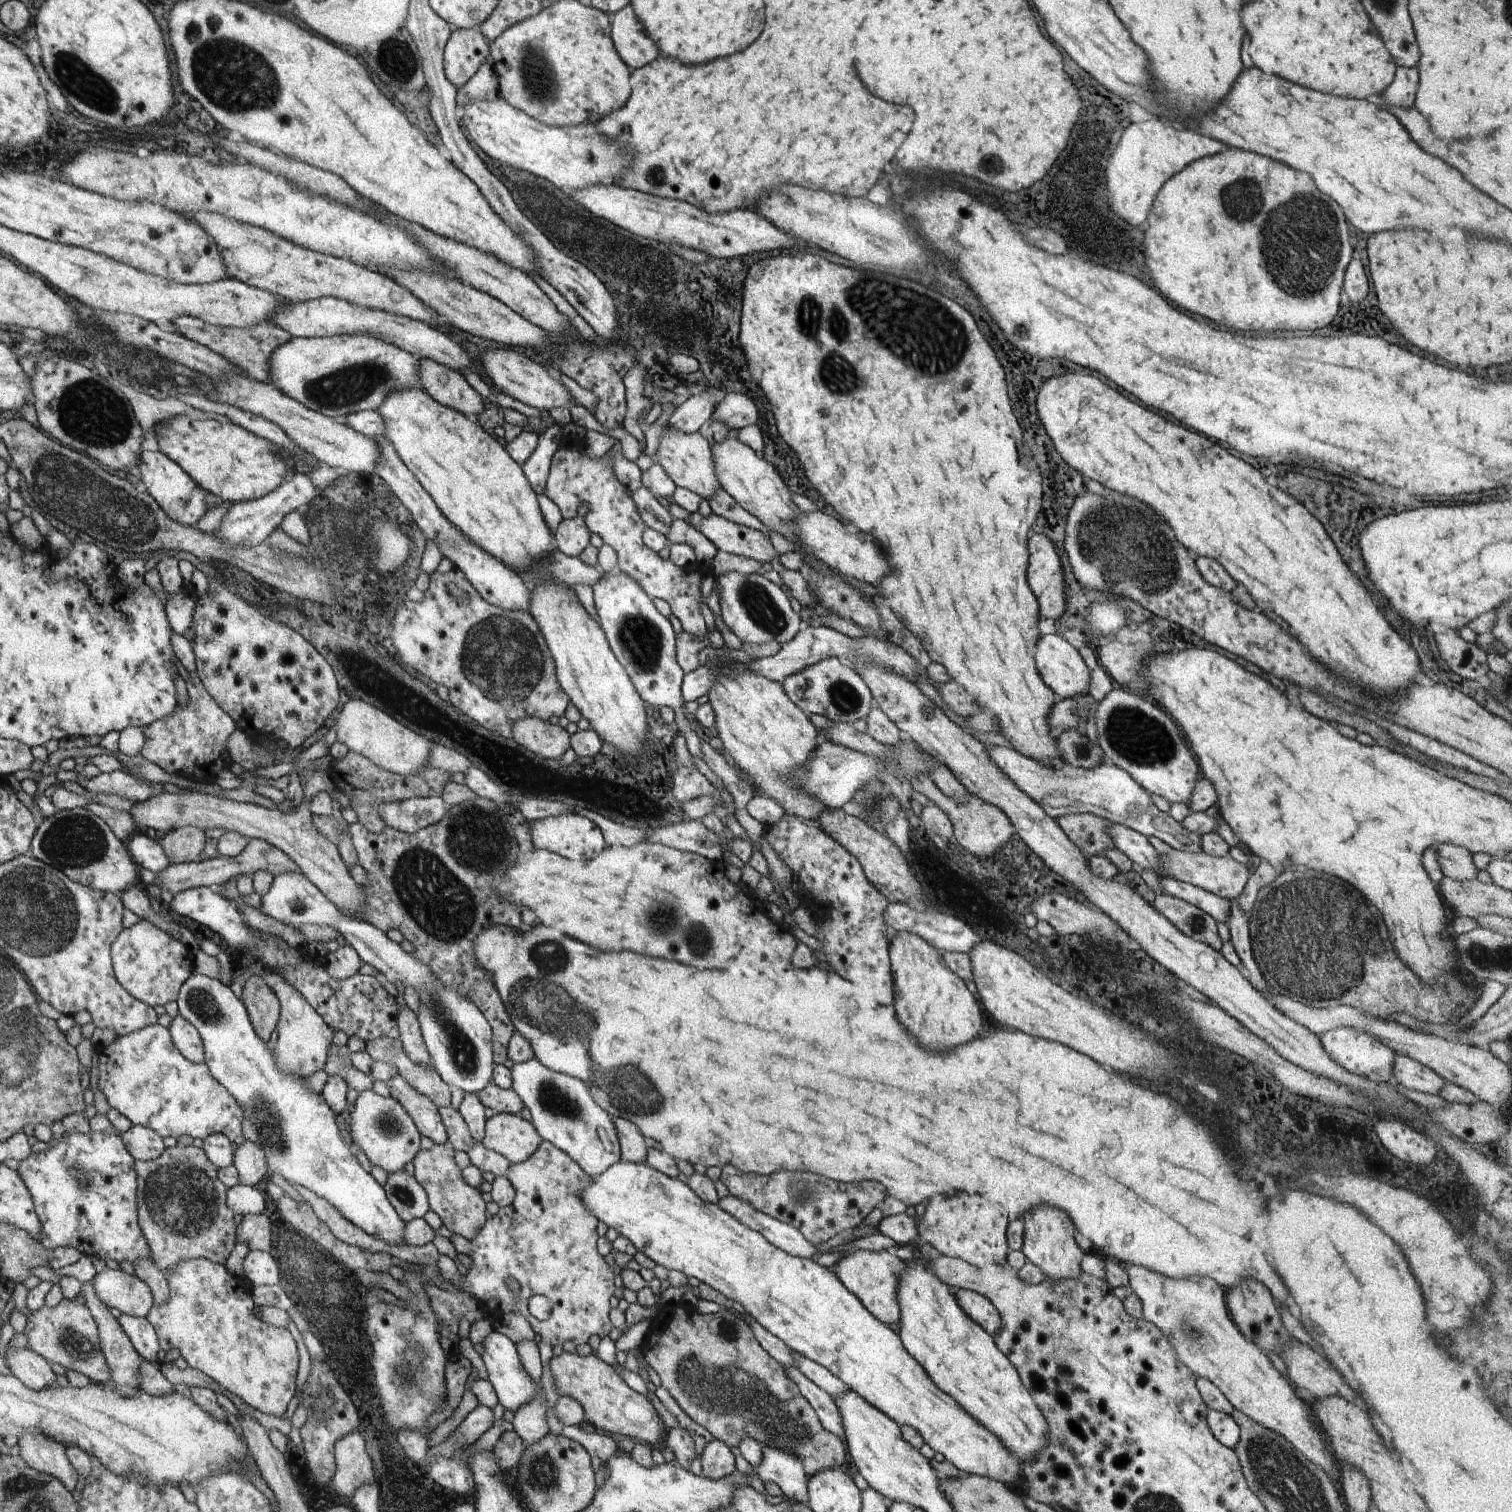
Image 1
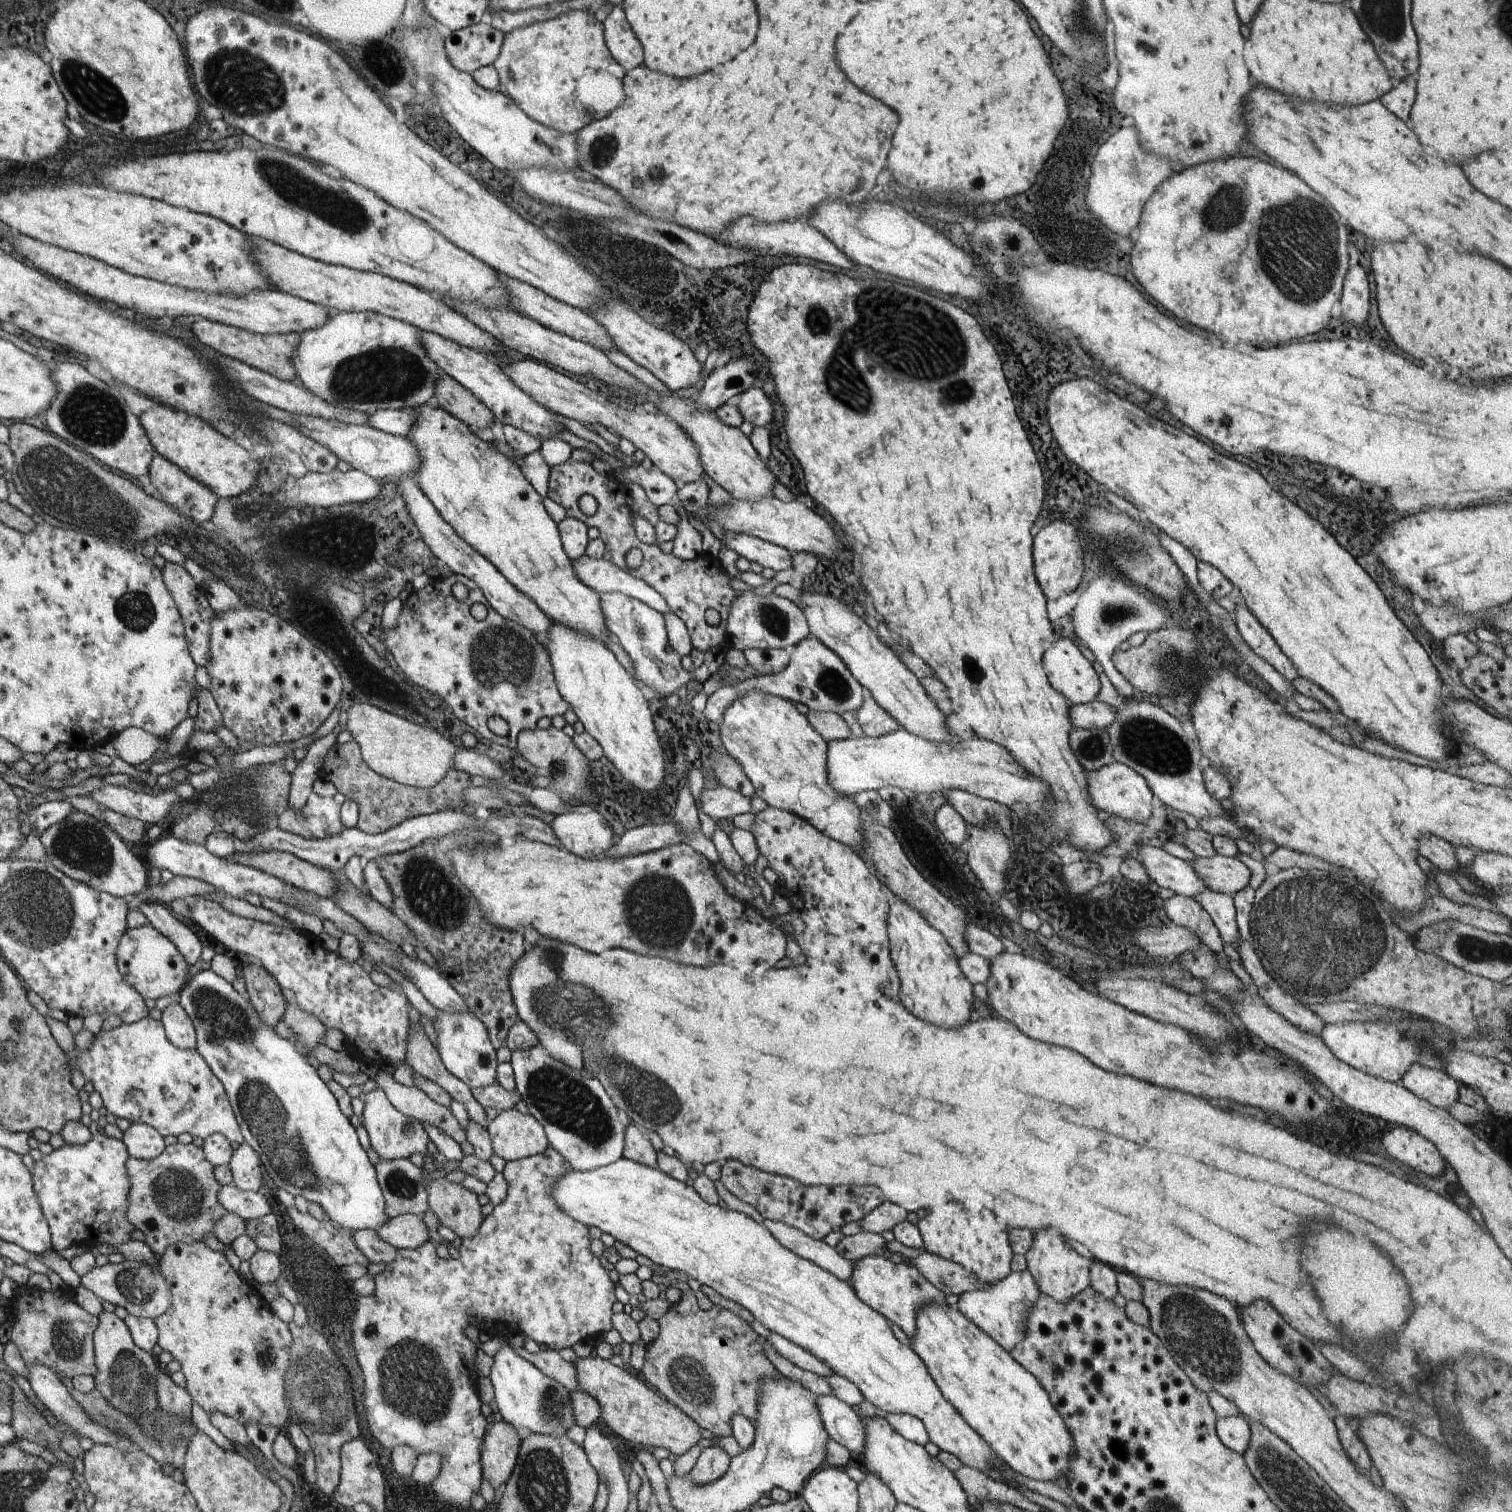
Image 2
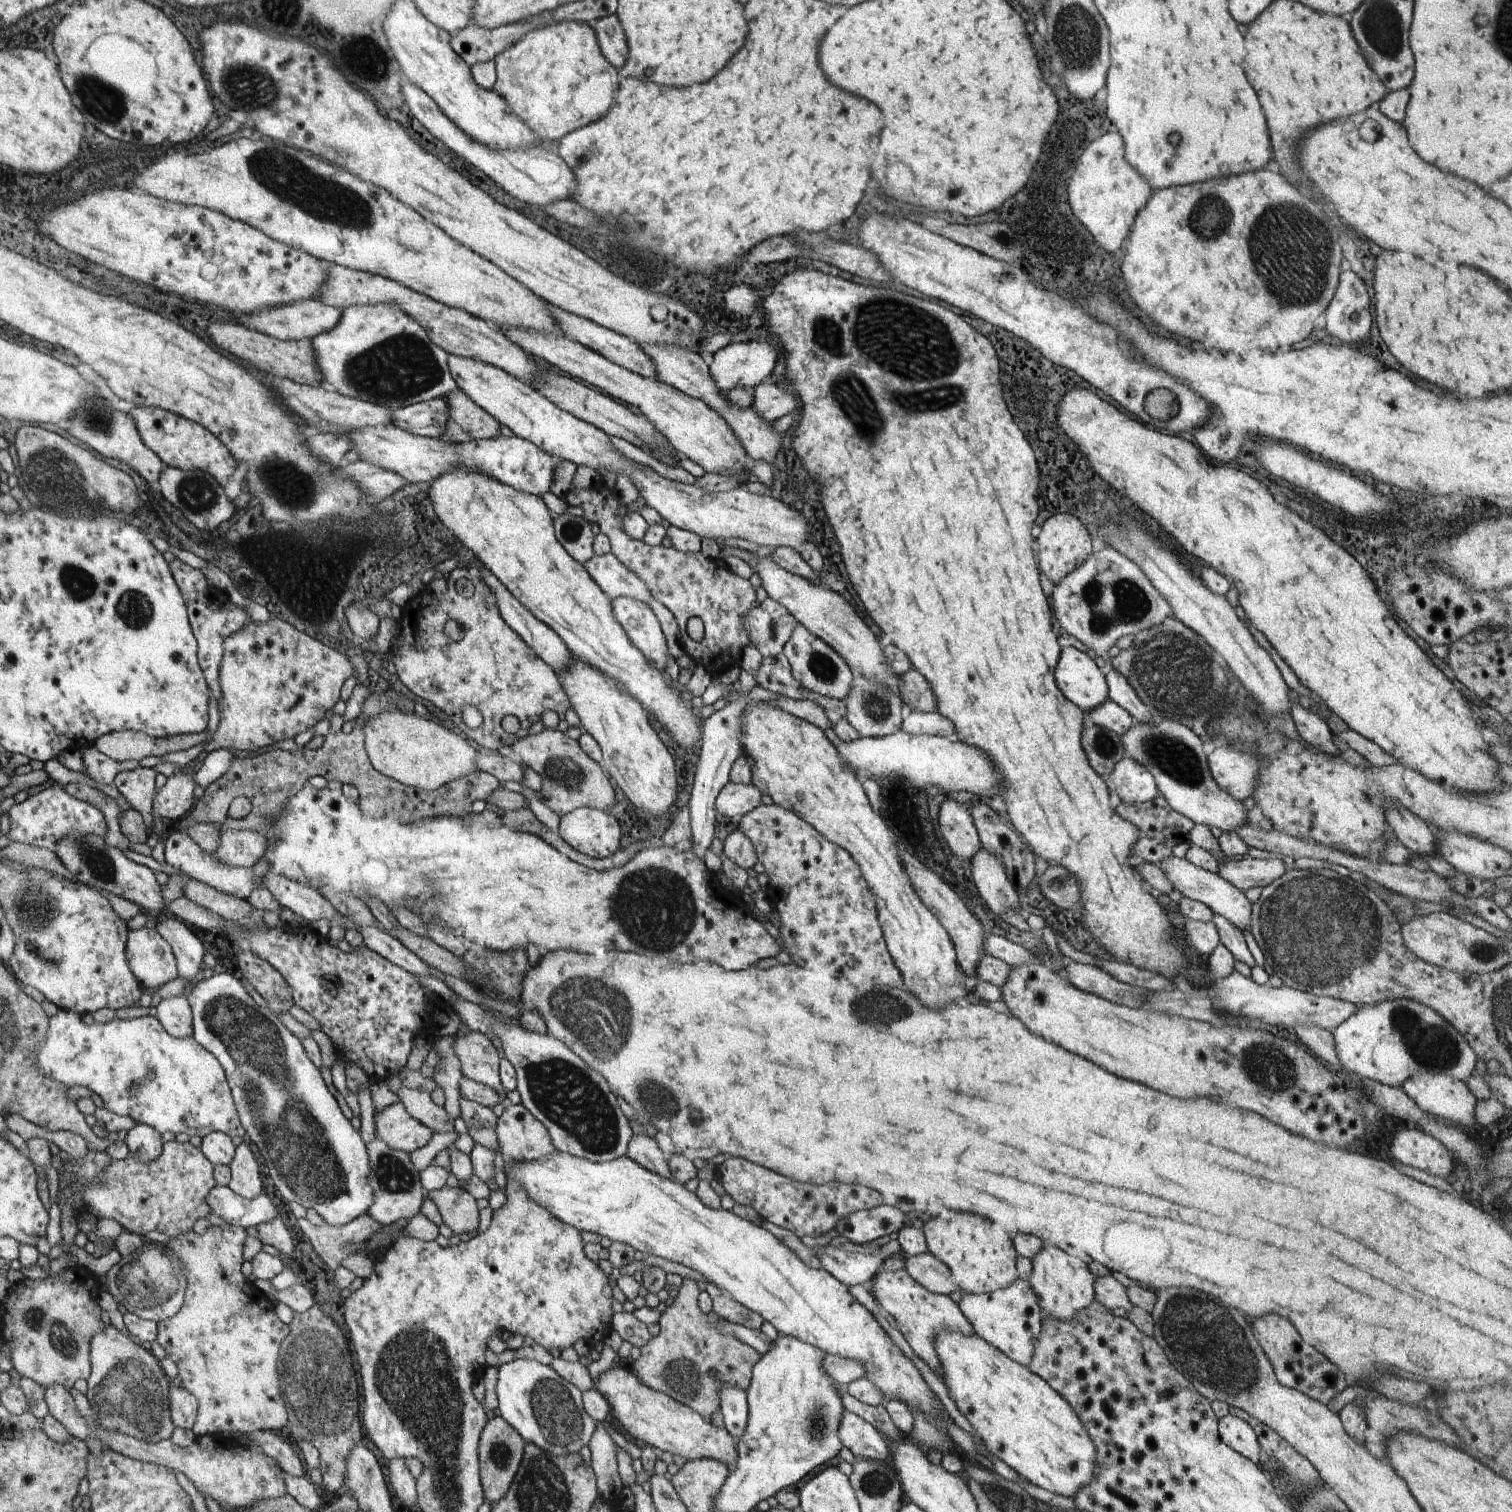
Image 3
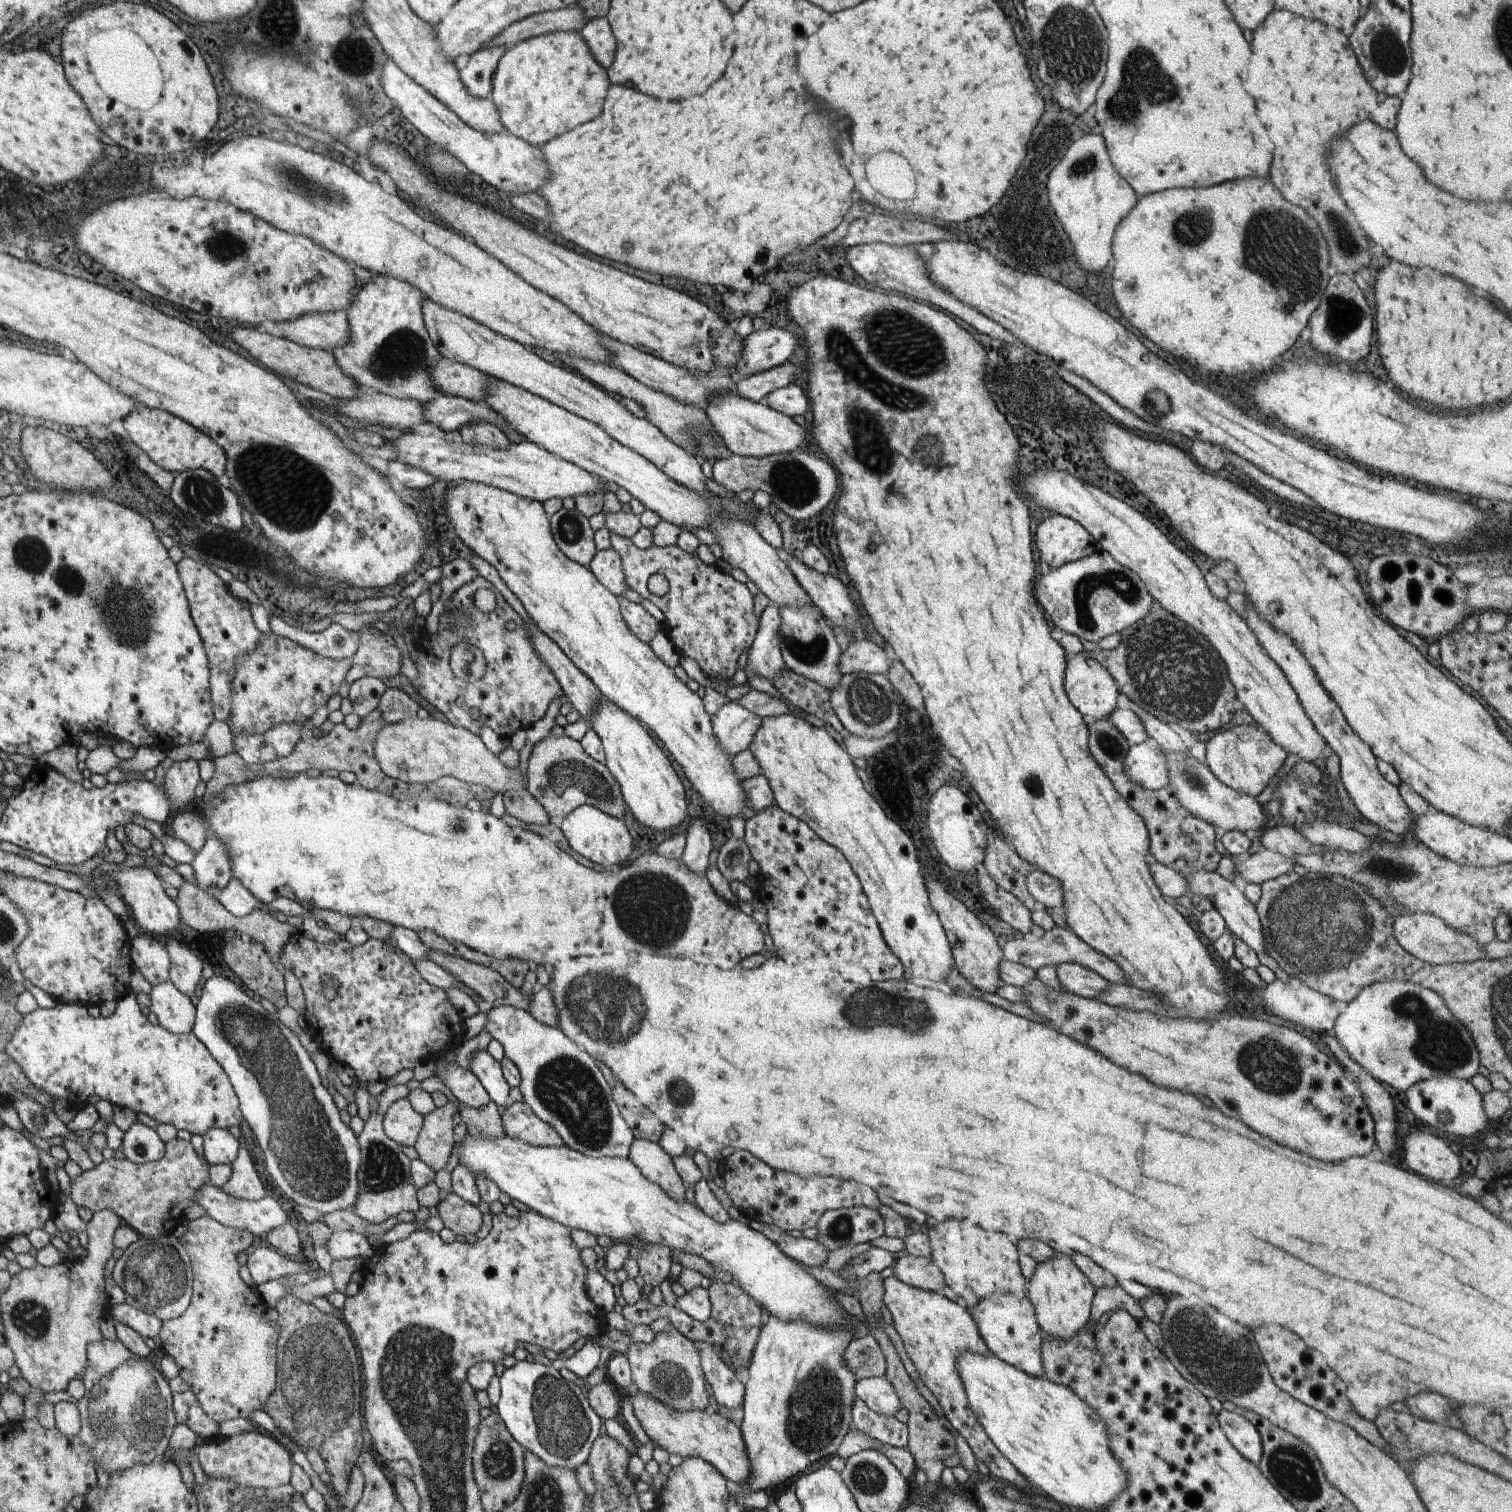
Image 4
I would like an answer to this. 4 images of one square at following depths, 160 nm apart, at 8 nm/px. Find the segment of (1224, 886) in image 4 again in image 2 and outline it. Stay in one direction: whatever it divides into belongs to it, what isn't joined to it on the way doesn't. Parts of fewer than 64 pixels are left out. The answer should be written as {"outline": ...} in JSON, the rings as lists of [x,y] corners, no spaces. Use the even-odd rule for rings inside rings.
{"outline":[[[1141,845],[1135,858],[1159,887],[1170,888],[1177,895],[1195,898],[1208,889],[1189,863],[1172,856],[1161,847]]]}

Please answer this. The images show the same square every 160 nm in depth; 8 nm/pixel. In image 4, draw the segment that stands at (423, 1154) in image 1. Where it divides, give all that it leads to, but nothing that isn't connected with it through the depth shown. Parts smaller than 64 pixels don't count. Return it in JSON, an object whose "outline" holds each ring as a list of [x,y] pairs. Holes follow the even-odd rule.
{"outline":[[[454,1193],[443,1195],[437,1207],[445,1228],[454,1235],[477,1234],[482,1229],[482,1212],[478,1206]]]}

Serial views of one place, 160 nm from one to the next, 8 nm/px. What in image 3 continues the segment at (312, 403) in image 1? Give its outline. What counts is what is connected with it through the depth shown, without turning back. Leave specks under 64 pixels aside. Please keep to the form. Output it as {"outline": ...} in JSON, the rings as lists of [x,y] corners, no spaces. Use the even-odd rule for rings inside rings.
{"outline":[[[393,303],[383,305],[356,305],[344,309],[339,324],[311,340],[315,363],[323,375],[320,384],[340,394],[382,405],[388,410],[399,409],[416,403],[442,399],[458,389],[451,374],[447,358],[450,356],[439,347],[420,323],[408,316]]]}

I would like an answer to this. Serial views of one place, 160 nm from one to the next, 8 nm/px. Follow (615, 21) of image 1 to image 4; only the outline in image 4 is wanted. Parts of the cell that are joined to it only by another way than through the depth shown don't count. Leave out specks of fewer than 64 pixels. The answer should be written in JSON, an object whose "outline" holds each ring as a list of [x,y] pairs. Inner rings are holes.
{"outline":[[[607,17],[590,19],[581,34],[593,52],[593,57],[606,68],[613,64],[617,54],[617,40]]]}

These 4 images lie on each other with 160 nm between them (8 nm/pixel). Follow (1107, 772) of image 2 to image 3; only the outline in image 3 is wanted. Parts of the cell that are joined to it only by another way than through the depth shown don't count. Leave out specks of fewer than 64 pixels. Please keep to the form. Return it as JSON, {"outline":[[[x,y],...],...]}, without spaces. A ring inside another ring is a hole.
{"outline":[[[1129,756],[1114,765],[1107,782],[1115,801],[1129,805],[1150,802],[1160,795],[1152,774]]]}

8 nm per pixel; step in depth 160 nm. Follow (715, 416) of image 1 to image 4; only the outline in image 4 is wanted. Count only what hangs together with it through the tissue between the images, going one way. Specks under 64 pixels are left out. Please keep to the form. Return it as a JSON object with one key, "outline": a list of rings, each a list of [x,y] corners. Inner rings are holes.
{"outline":[[[791,383],[770,392],[763,402],[775,412],[794,418],[794,416],[804,415],[808,410],[807,397],[806,392],[800,386]]]}

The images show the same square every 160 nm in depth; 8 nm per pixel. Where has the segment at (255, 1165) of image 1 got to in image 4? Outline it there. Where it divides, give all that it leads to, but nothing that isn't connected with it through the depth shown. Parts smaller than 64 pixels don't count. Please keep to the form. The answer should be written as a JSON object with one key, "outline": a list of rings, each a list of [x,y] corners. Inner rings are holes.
{"outline":[[[244,1146],[240,1148],[239,1158],[232,1162],[230,1179],[222,1186],[222,1190],[238,1200],[258,1201],[267,1196],[266,1189],[250,1160],[250,1154]]]}

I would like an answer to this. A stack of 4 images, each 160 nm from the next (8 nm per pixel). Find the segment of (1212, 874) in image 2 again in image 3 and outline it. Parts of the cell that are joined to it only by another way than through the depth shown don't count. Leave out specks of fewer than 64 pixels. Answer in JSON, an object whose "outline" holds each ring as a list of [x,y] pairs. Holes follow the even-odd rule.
{"outline":[[[1245,856],[1244,859],[1236,861],[1220,860],[1217,873],[1245,893],[1252,887],[1264,888],[1280,878],[1287,871],[1285,865],[1279,856],[1272,860]]]}

